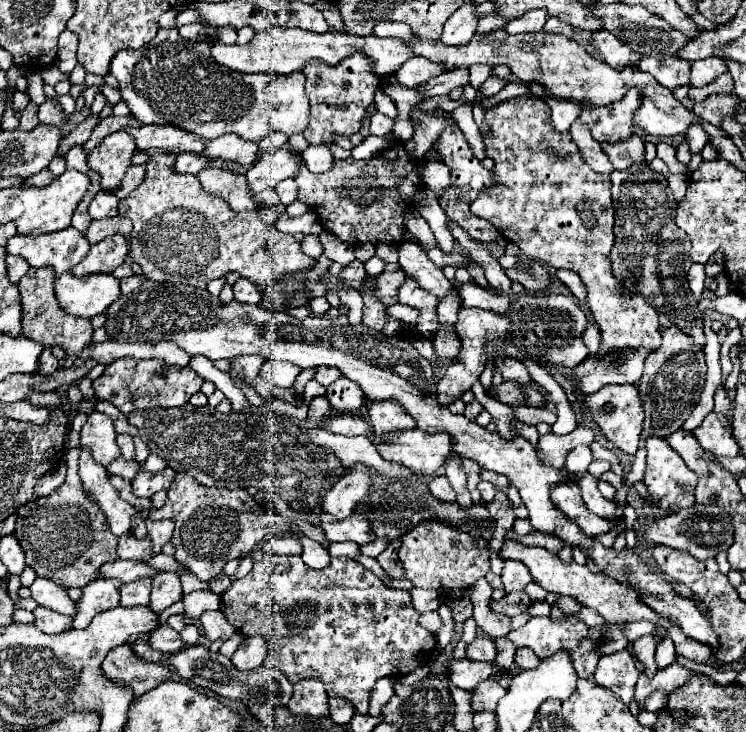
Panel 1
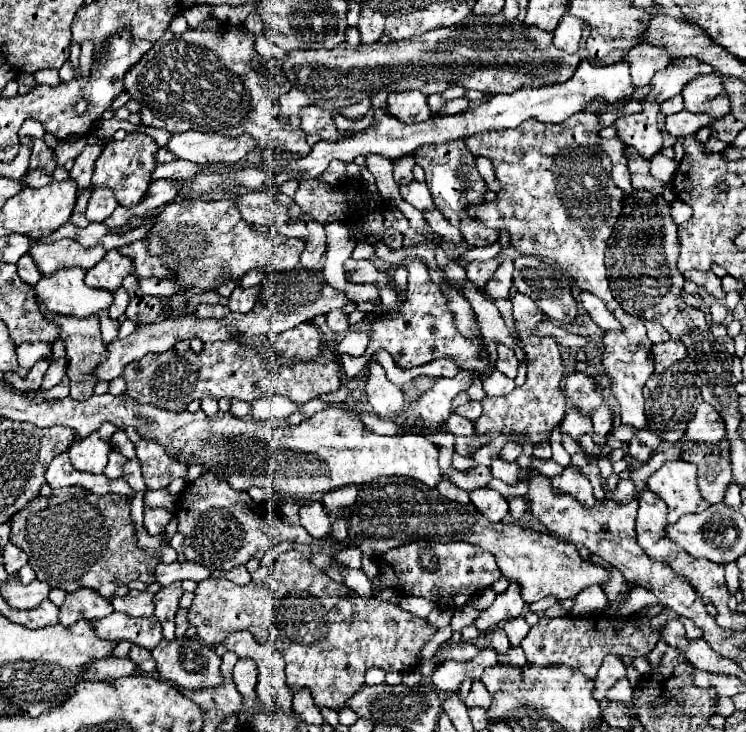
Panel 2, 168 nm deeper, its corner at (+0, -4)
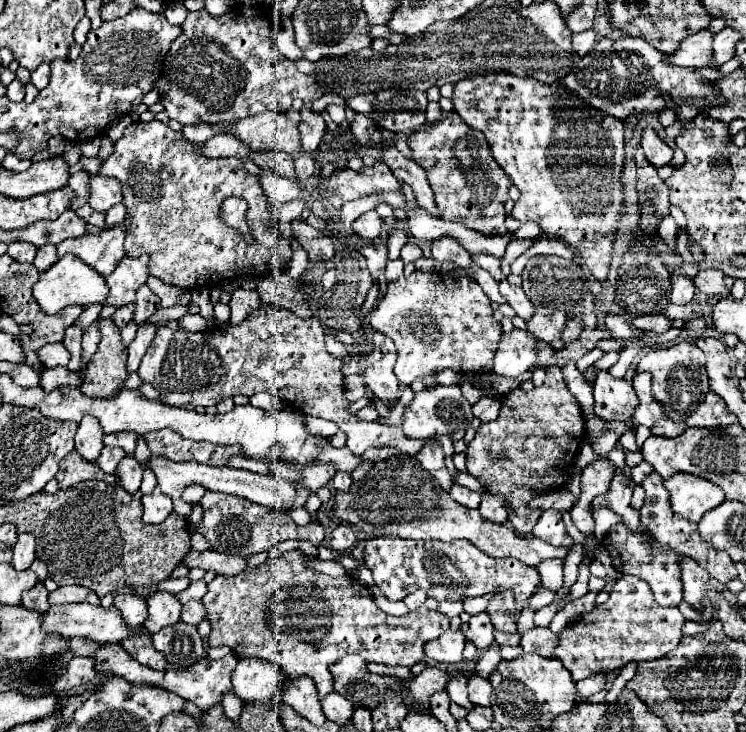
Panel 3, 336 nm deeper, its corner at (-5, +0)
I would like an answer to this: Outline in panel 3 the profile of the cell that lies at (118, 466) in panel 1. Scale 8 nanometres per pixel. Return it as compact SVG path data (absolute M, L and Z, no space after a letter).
M105 447L97 459L99 467L105 473L115 473L115 467L119 465L119 461L125 457L125 451L119 451L117 447Z

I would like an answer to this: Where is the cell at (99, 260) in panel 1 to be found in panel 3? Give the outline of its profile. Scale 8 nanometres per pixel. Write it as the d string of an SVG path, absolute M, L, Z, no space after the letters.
M143 255L139 259L125 257L117 269L105 277L105 283L109 287L109 295L105 305L123 307L129 303L135 303L137 289L147 283L149 277L149 255Z

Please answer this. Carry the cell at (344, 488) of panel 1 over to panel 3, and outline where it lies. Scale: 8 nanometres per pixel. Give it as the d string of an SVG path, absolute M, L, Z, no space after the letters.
M339 525L333 533L331 533L331 541L329 541L329 545L331 545L331 549L335 549L335 551L349 551L353 545L355 545L355 541L357 541L357 535L355 535L355 531L349 527L349 525Z

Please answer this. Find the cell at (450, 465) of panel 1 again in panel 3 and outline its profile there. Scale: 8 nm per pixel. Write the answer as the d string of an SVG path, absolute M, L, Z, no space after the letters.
M457 385L451 387L435 387L431 391L419 391L413 395L411 403L403 413L403 431L411 439L427 439L433 435L449 435L453 441L463 439L465 431L471 427L473 413L469 401L465 401L461 389Z

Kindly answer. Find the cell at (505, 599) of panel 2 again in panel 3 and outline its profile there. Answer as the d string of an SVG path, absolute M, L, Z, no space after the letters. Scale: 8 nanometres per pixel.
M479 613L469 619L469 631L465 633L465 639L471 641L477 649L487 649L493 645L493 627L491 619L485 613Z

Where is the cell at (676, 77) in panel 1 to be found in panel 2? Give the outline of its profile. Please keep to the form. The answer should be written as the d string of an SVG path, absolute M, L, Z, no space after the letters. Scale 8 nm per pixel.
M718 73L694 77L684 85L682 97L688 111L708 113L710 119L716 119L730 111L730 101Z

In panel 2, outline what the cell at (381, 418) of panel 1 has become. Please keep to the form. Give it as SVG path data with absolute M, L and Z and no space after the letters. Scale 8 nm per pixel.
M370 361L370 375L364 391L372 413L380 419L392 419L402 413L404 393L392 381L388 381L382 365L376 361Z

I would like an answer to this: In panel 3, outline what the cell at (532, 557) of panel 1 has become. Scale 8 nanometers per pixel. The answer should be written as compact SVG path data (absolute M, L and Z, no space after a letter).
M393 455L385 463L373 465L373 469L355 481L349 493L337 491L333 513L367 537L377 535L401 535L409 539L467 539L477 549L485 551L489 557L513 557L529 567L537 567L541 559L565 559L567 547L551 547L541 539L525 539L515 535L509 525L489 523L481 519L477 509L467 509L455 503L449 493L445 493L439 483L427 475L427 471L415 463L411 457Z

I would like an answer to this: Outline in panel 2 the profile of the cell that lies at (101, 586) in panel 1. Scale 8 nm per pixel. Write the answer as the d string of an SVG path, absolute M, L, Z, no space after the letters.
M80 589L66 597L64 607L60 609L60 623L64 627L72 627L72 623L80 619L102 619L112 611L112 603L106 597L92 589Z

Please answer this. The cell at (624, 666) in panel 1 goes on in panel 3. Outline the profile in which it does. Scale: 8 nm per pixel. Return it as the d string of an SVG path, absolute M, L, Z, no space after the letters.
M593 675L593 677L587 677L583 681L577 681L579 697L587 699L589 695L593 695L597 691L603 691L605 685L607 685L607 675Z

